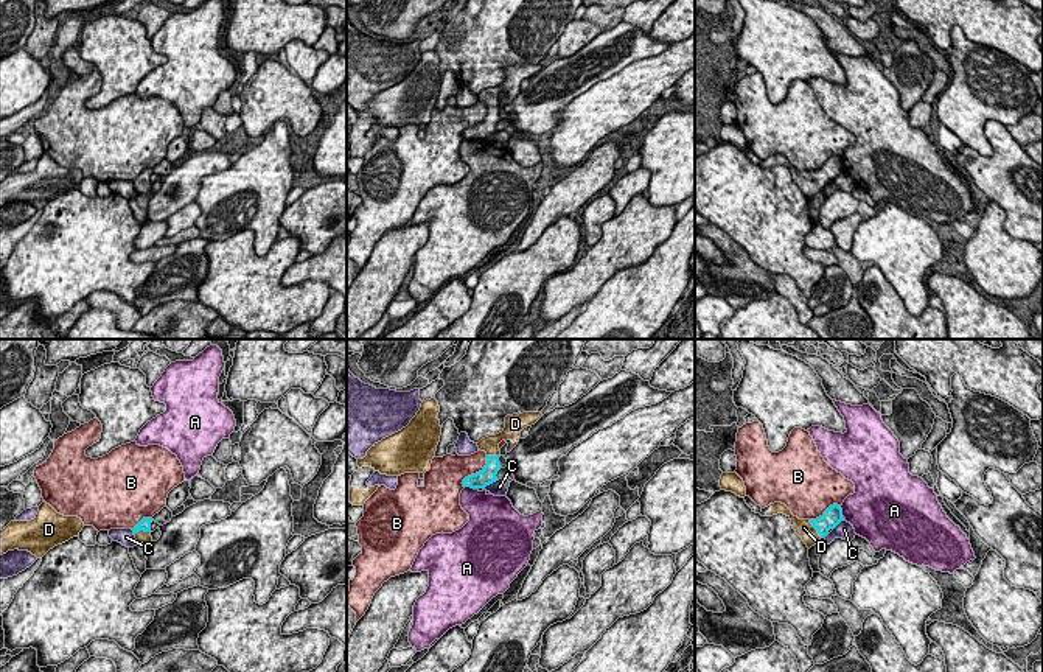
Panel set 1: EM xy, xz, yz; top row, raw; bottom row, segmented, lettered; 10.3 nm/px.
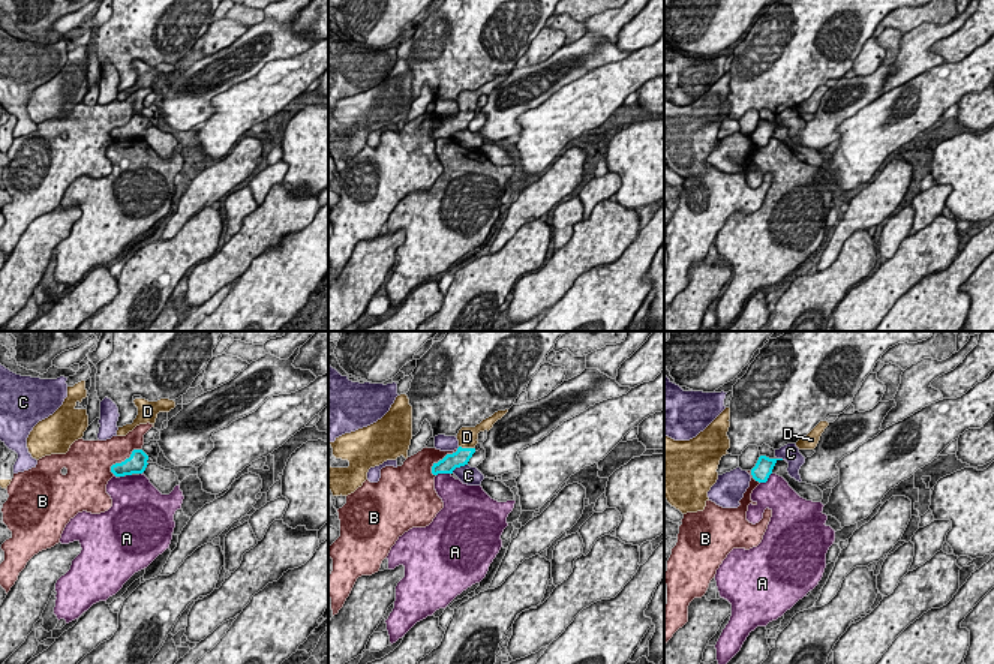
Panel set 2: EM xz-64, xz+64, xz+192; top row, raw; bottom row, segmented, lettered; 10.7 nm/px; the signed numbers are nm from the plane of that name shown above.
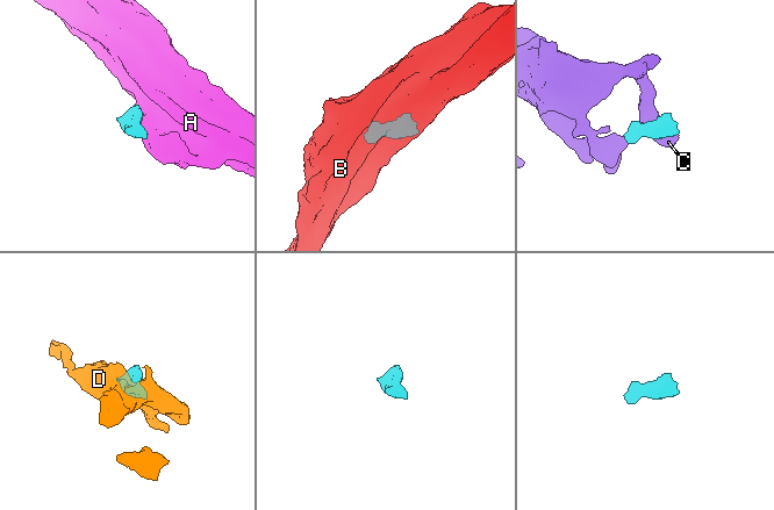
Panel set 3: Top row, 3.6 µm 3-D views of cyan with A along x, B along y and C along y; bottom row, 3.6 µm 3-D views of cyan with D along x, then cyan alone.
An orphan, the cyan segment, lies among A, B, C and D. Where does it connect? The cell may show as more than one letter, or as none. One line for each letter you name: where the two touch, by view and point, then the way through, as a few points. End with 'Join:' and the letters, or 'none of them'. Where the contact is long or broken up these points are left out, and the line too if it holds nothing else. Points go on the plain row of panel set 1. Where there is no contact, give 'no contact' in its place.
D: contact yz (815, 179); way yz (832, 168), (815, 179), (804, 179)
Join: D

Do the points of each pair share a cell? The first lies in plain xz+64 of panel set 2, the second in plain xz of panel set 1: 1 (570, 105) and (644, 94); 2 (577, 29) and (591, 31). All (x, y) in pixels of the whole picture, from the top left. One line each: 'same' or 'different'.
1: same
2: different

